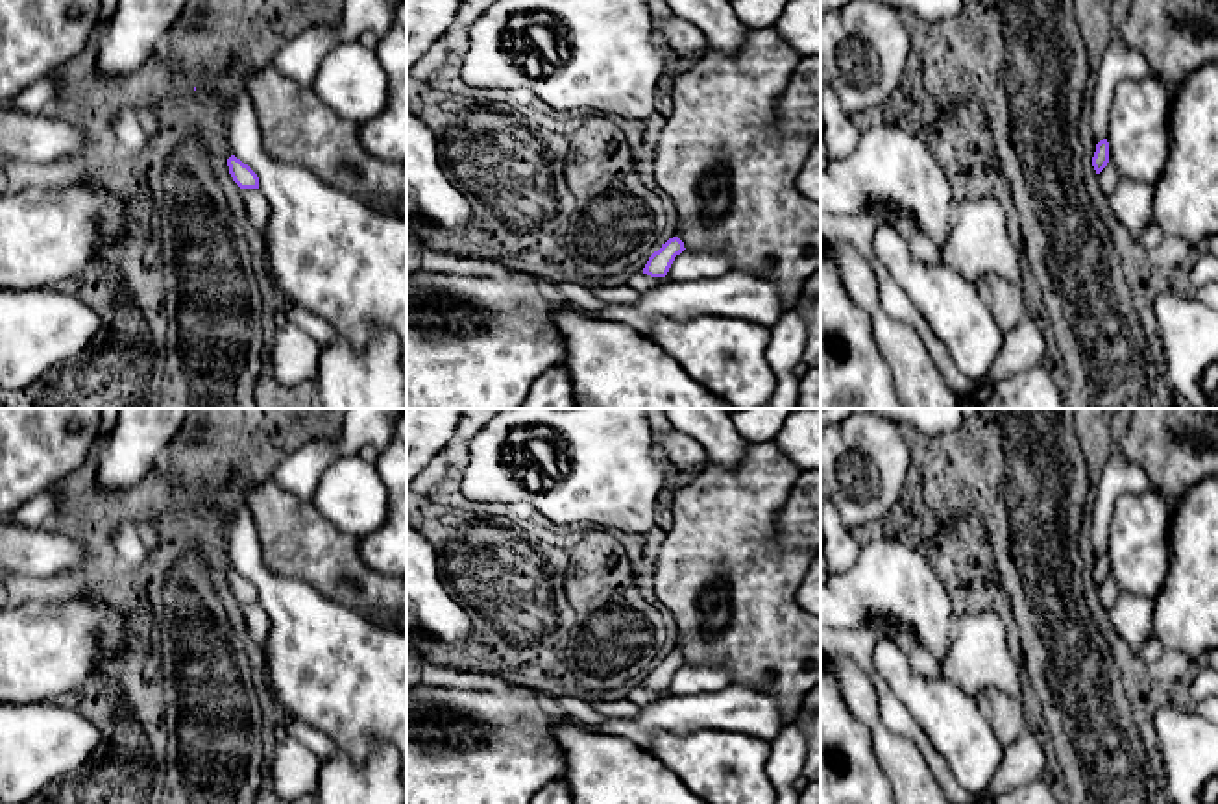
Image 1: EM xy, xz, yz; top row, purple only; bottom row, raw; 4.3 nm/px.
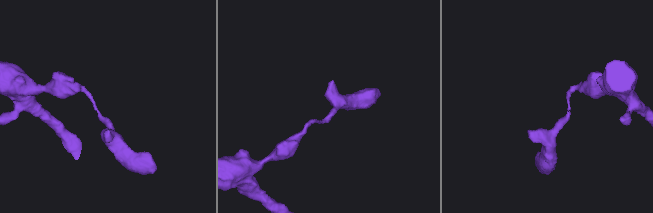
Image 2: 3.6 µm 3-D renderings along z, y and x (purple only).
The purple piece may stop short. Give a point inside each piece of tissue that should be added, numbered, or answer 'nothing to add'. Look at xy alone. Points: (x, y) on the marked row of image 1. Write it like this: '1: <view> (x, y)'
1: xy (257, 207)

